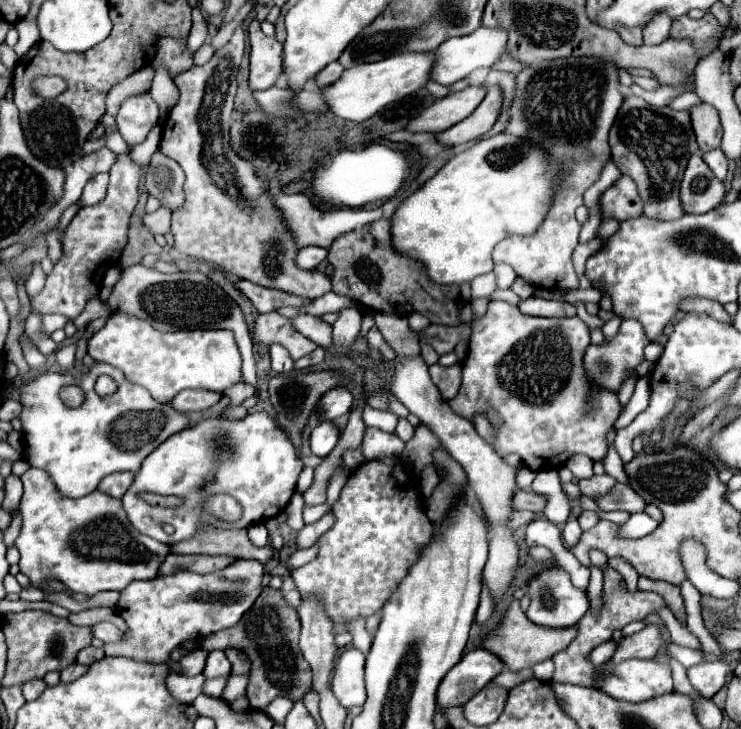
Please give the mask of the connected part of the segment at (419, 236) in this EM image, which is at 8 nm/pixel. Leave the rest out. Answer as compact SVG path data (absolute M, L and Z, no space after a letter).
M504 133L452 157L392 215L394 251L422 263L430 281L462 285L492 271L492 249L510 231L534 233L550 209L556 169L540 149Z

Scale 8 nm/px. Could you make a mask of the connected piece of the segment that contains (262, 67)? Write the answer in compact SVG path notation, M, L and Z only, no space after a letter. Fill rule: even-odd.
M254 19L248 27L250 35L250 89L268 89L282 75L282 43L262 33Z

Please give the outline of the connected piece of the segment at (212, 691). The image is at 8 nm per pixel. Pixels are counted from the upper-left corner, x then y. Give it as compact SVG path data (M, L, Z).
M228 673L228 675L224 675L224 677L208 679L208 681L206 681L206 685L204 685L204 691L202 691L202 693L210 695L210 697L220 697L220 695L222 695L222 691L226 689L226 683L228 683L230 675L232 675L232 673Z

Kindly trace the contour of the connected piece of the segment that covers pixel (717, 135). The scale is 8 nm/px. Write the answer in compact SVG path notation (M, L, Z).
M700 103L690 107L690 121L700 149L714 149L720 145L722 125L720 125L720 115L712 105Z

